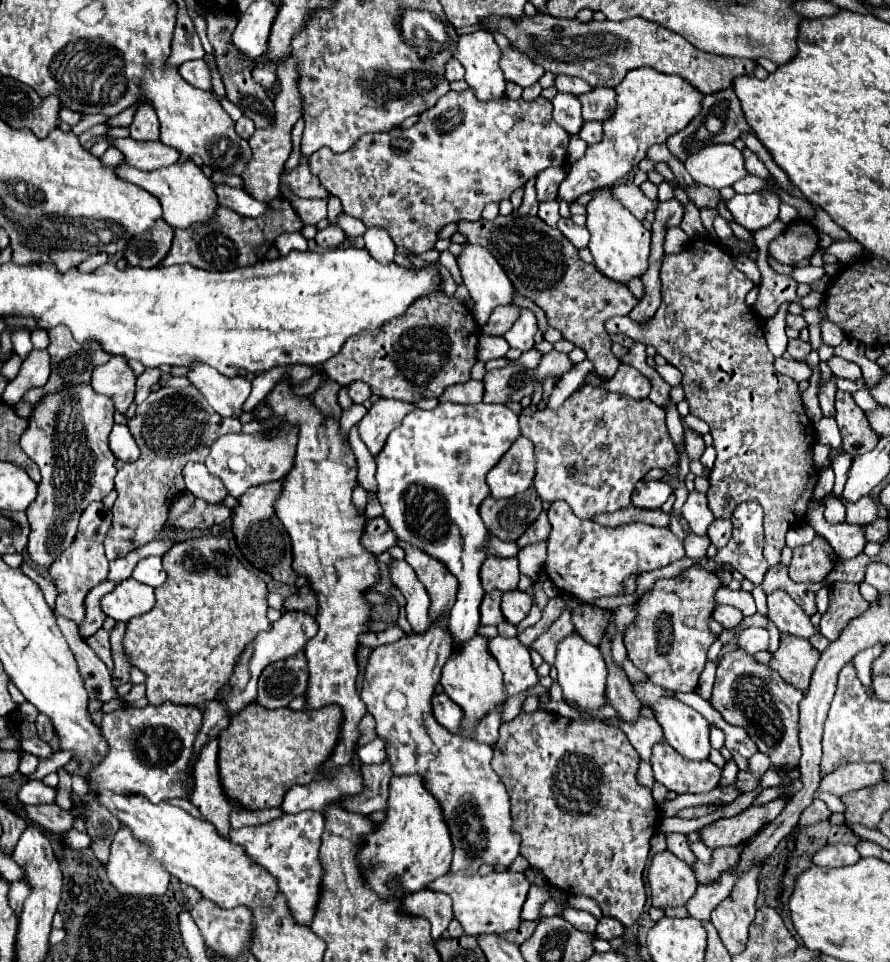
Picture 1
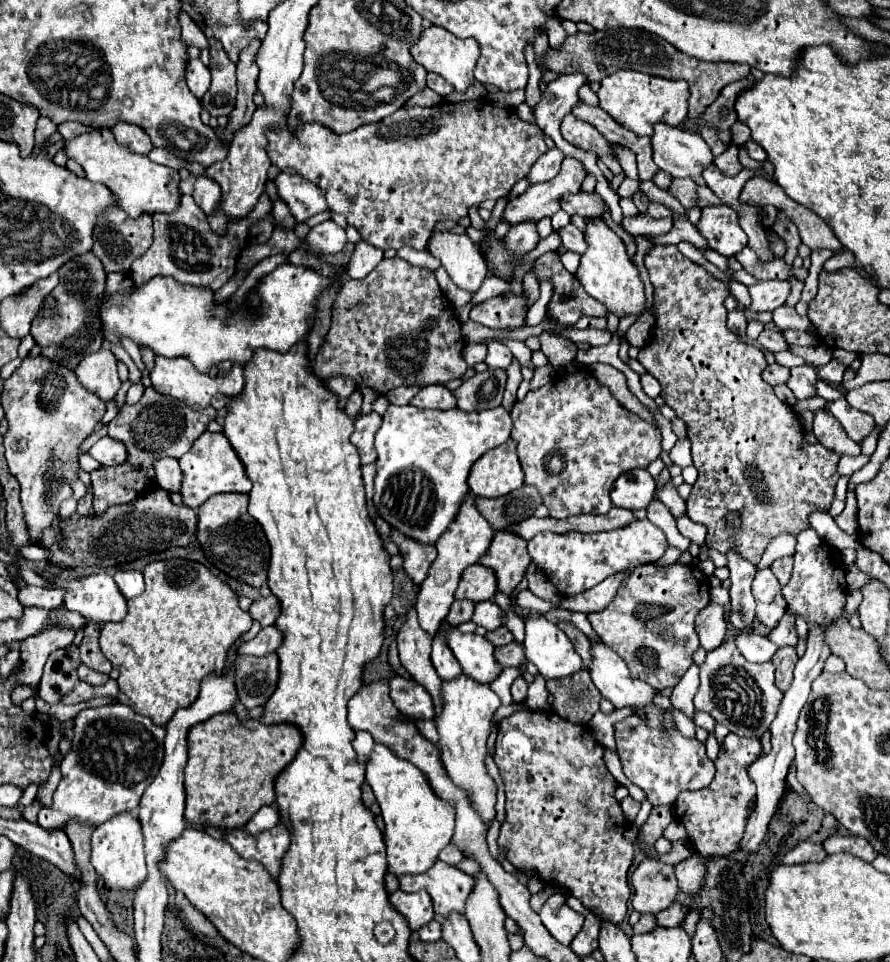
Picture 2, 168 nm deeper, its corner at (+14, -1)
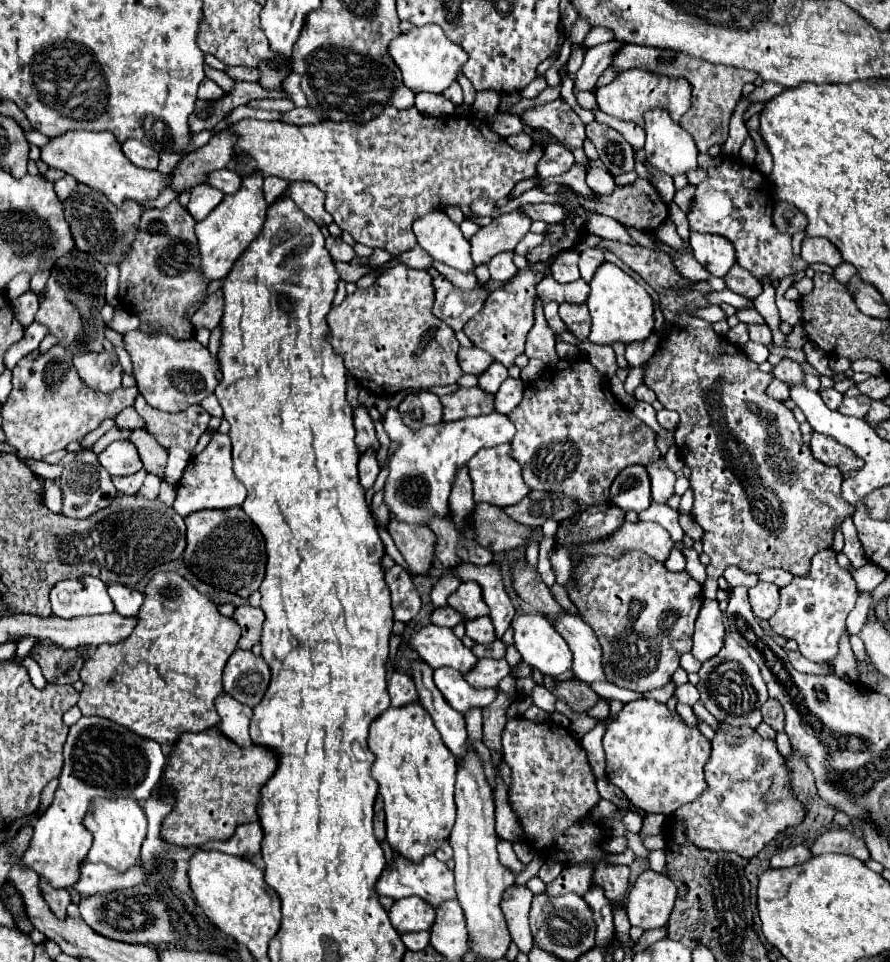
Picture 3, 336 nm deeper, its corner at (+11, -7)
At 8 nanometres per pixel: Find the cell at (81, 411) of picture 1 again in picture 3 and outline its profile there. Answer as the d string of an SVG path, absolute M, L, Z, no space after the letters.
M55 344L47 352L29 352L13 368L13 390L1 410L3 430L7 434L7 442L17 448L19 458L29 456L41 460L45 454L63 450L73 440L81 440L105 418L115 418L123 408L133 406L135 396L135 386L117 388L109 394L101 394L99 390L85 386L75 372L71 356L65 354L63 346Z

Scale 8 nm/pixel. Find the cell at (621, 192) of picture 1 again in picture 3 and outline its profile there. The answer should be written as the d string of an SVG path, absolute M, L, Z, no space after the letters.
M525 204L521 206L521 210L525 210L525 214L529 214L531 220L543 220L549 224L559 222L565 216L565 208L559 204Z

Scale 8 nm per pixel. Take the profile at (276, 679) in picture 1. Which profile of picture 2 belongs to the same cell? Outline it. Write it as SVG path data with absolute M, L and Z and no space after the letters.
M268 654L262 658L246 656L236 662L236 688L240 702L246 710L256 706L264 706L266 700L274 694L280 676L280 662L276 654Z

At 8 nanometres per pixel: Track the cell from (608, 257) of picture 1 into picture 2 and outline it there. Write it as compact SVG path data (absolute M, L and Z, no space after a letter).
M590 218L584 228L584 238L588 248L582 254L576 278L582 282L586 292L602 302L608 312L614 312L618 316L640 314L644 310L644 286L638 268L632 264L626 252L626 244L622 242L622 238L604 222L604 218Z

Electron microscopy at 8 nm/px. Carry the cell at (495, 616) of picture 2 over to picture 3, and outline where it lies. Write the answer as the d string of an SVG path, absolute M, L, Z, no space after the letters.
M487 616L467 620L465 622L465 634L477 644L489 644L489 642L495 640L495 630L493 630L491 620Z

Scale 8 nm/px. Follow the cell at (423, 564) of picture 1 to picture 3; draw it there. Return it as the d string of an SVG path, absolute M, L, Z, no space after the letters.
M389 518L387 532L391 534L395 546L403 554L409 570L413 574L425 574L435 560L435 538L429 528L423 526L405 526L397 518Z

